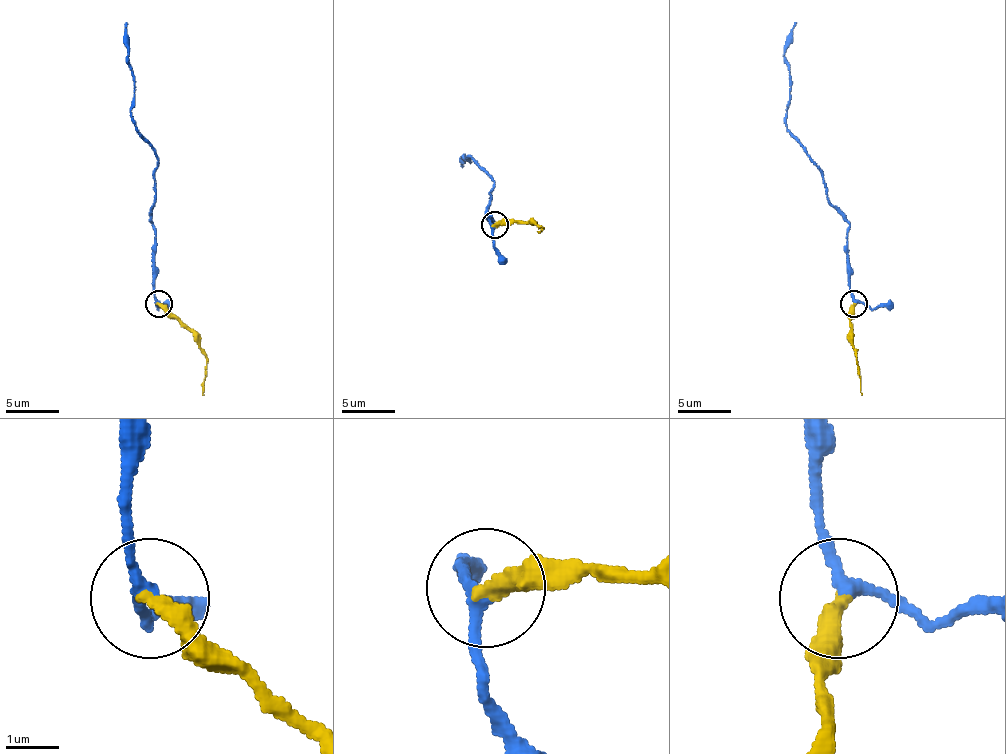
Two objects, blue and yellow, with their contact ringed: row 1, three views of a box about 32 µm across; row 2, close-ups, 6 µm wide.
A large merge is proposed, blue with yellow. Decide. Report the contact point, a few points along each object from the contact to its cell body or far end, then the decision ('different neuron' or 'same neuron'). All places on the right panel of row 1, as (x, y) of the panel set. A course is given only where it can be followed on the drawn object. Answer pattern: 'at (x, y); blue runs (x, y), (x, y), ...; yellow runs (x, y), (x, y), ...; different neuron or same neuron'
at (854, 304); blue runs (853, 303), (850, 223), (829, 201), (823, 172), (786, 126), (789, 70), (783, 46), (797, 22); yellow runs (853, 303), (850, 338), (861, 394); same neuron

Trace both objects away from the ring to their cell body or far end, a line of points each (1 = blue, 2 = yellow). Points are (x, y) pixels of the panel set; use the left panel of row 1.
1: (157, 303), (152, 223), (157, 156), (133, 126), (133, 70), (125, 22)
2: (157, 303), (195, 338), (206, 356), (203, 394)

